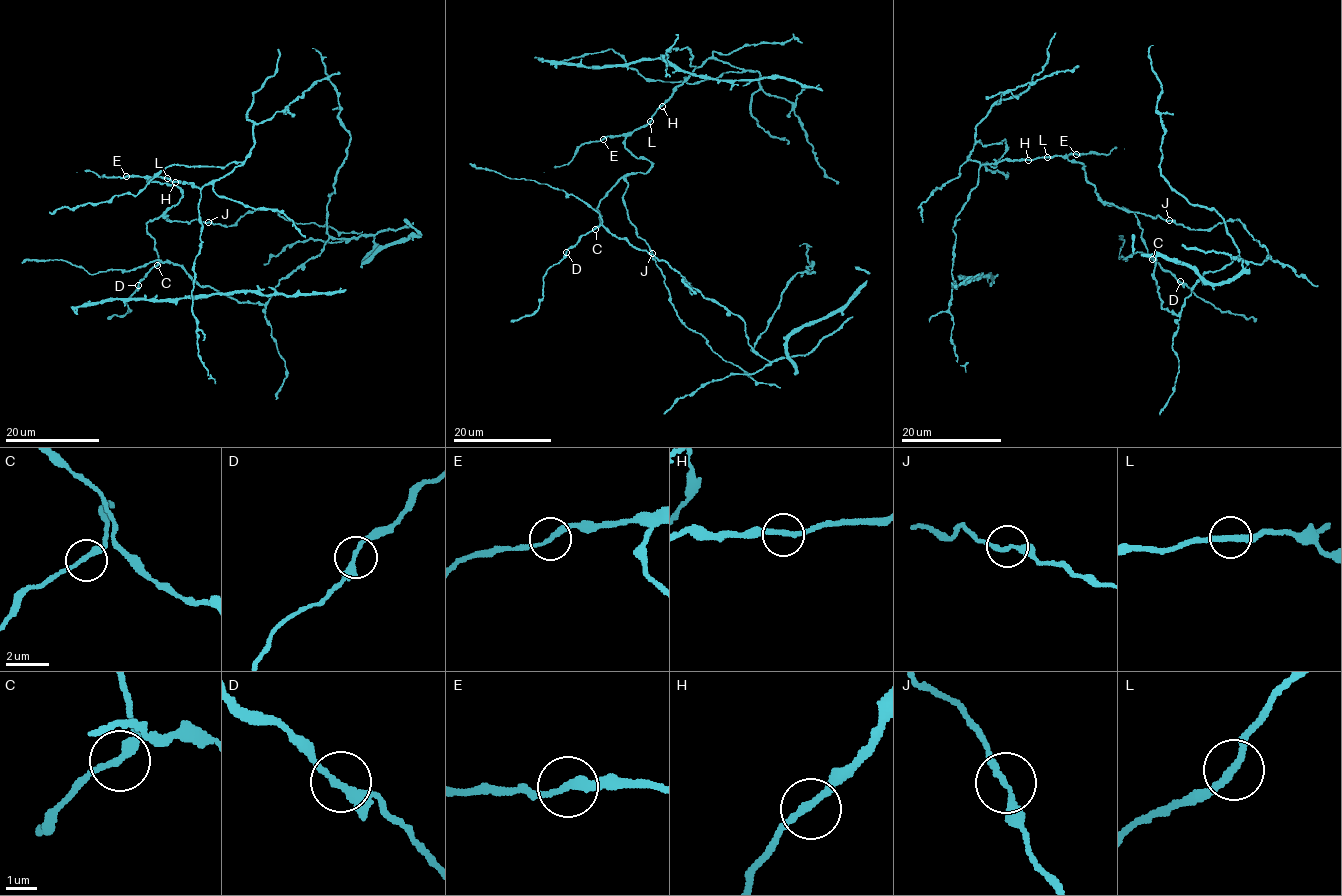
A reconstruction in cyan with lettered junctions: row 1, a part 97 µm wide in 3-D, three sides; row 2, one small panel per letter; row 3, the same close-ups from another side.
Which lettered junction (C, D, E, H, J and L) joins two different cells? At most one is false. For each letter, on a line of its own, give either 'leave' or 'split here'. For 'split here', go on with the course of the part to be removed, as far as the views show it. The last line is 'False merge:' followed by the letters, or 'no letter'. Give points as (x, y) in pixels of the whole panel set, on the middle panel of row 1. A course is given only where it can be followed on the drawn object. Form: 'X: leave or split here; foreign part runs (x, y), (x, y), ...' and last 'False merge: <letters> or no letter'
C: leave
D: leave
E: leave
H: leave
J: leave
L: leave
False merge: no letter

